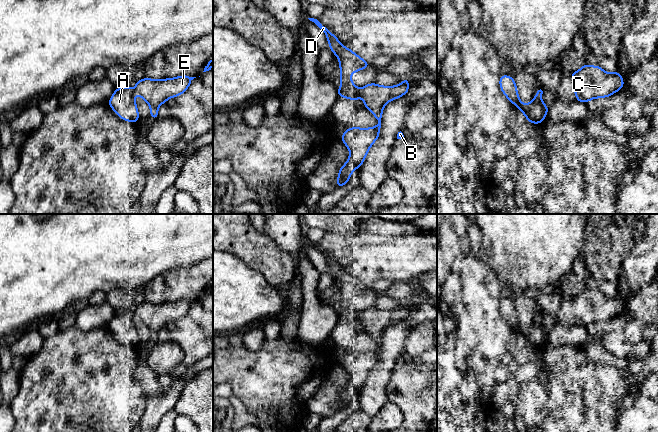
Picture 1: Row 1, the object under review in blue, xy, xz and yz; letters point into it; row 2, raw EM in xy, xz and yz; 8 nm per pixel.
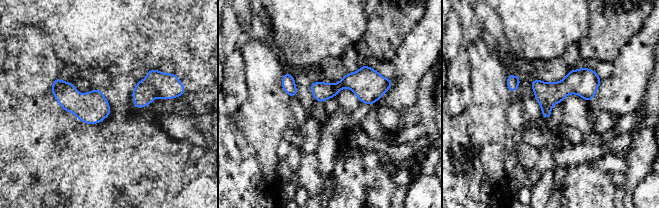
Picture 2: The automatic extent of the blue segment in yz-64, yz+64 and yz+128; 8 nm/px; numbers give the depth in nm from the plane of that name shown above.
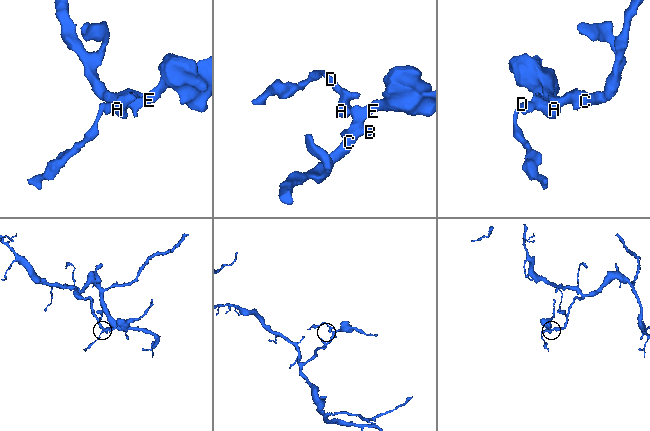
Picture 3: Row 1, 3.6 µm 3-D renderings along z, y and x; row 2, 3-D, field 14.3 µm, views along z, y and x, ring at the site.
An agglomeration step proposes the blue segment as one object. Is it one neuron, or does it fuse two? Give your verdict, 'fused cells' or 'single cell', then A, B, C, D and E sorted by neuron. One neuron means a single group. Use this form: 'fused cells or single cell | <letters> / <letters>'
fused cells | A D / B C E

